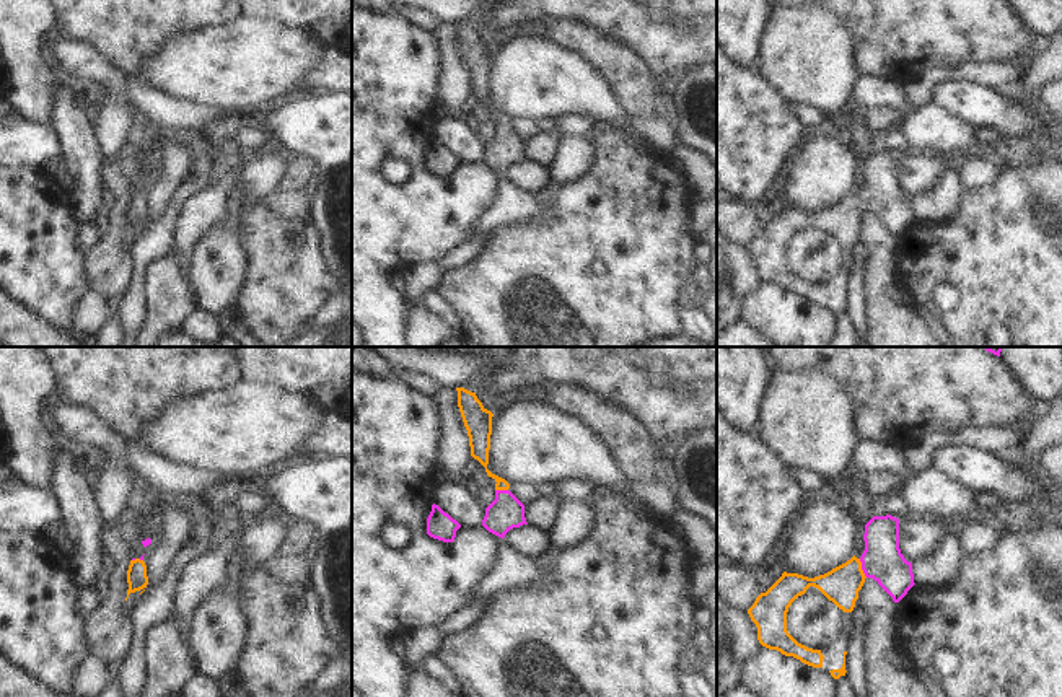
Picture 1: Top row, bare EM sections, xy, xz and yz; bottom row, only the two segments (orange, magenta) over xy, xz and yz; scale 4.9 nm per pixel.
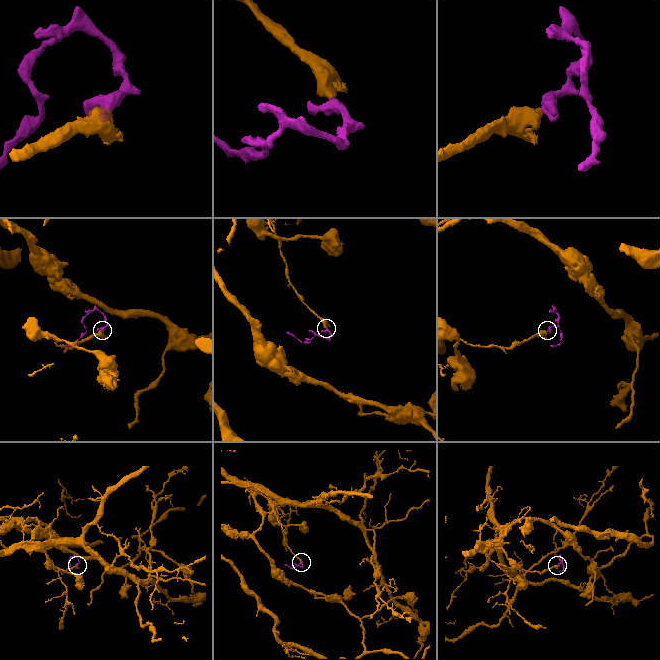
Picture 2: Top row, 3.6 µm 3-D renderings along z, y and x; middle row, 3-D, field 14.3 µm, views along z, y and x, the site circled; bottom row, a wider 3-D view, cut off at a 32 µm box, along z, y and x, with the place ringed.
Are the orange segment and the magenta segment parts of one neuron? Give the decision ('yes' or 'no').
yes

